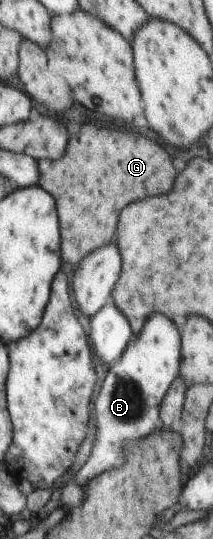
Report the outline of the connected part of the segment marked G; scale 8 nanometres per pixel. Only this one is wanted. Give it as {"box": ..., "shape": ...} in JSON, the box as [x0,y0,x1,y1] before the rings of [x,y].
{"box":[37,123,174,266],"shape":[[[90,123],[82,125],[78,133],[70,137],[70,149],[66,149],[58,161],[48,163],[40,159],[37,165],[40,173],[37,185],[58,197],[58,217],[62,217],[62,263],[74,266],[96,247],[112,243],[116,217],[124,205],[150,195],[168,193],[174,179],[170,157],[160,145],[140,135],[100,129]]]}

